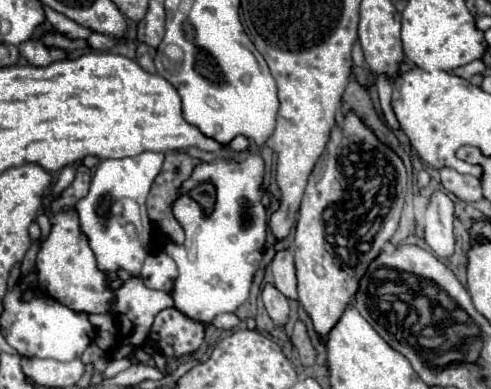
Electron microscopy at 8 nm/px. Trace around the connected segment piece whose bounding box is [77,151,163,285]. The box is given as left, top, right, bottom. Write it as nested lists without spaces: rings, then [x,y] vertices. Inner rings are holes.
[[[145,151],[137,157],[101,161],[95,169],[87,197],[83,197],[77,203],[81,229],[89,239],[89,245],[97,257],[99,269],[109,273],[109,277],[113,279],[113,285],[119,285],[119,281],[117,281],[115,273],[111,273],[111,271],[129,269],[133,273],[139,273],[139,269],[143,267],[143,261],[147,257],[147,249],[145,249],[141,237],[137,237],[135,227],[131,223],[129,225],[119,223],[119,217],[123,213],[123,199],[135,199],[141,205],[141,209],[145,209],[145,199],[149,195],[151,183],[155,181],[155,177],[161,171],[161,165],[163,165],[163,153],[153,153],[153,151]]]

